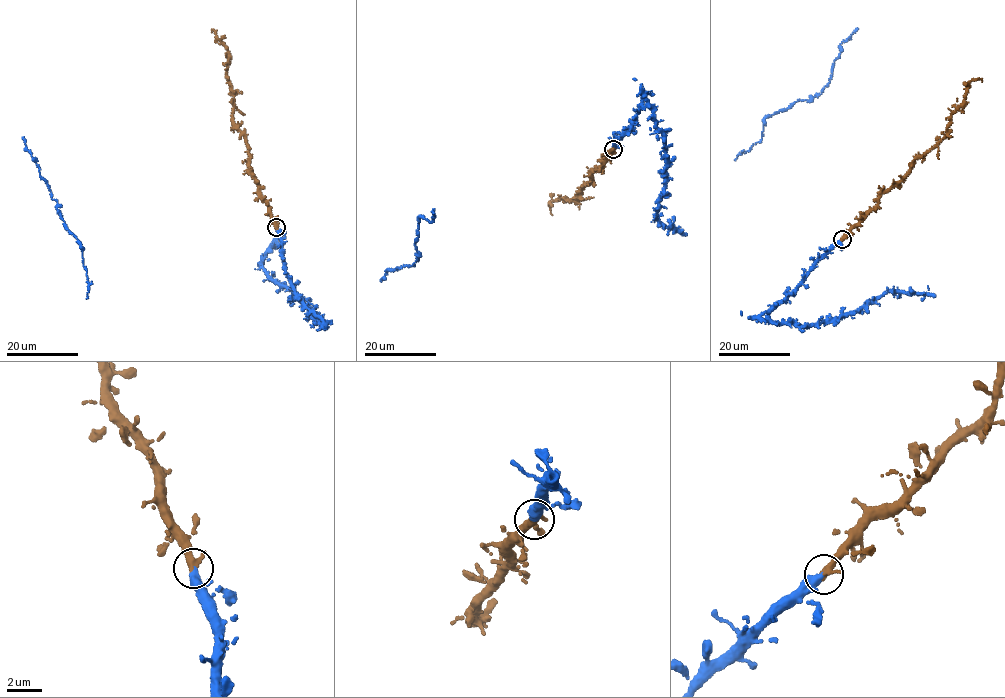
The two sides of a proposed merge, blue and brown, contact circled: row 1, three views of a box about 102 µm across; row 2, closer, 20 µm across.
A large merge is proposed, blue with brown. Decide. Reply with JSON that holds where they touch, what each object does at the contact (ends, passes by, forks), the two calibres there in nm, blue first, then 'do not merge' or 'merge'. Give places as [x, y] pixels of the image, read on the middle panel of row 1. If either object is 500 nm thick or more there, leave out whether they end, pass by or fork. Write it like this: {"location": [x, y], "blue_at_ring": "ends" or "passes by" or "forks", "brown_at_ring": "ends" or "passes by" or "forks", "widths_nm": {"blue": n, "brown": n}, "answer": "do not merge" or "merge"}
{"location": [613, 149], "blue_at_ring": "ends", "brown_at_ring": "passes by", "widths_nm": {"blue": 360, "brown": 340}, "answer": "merge"}

